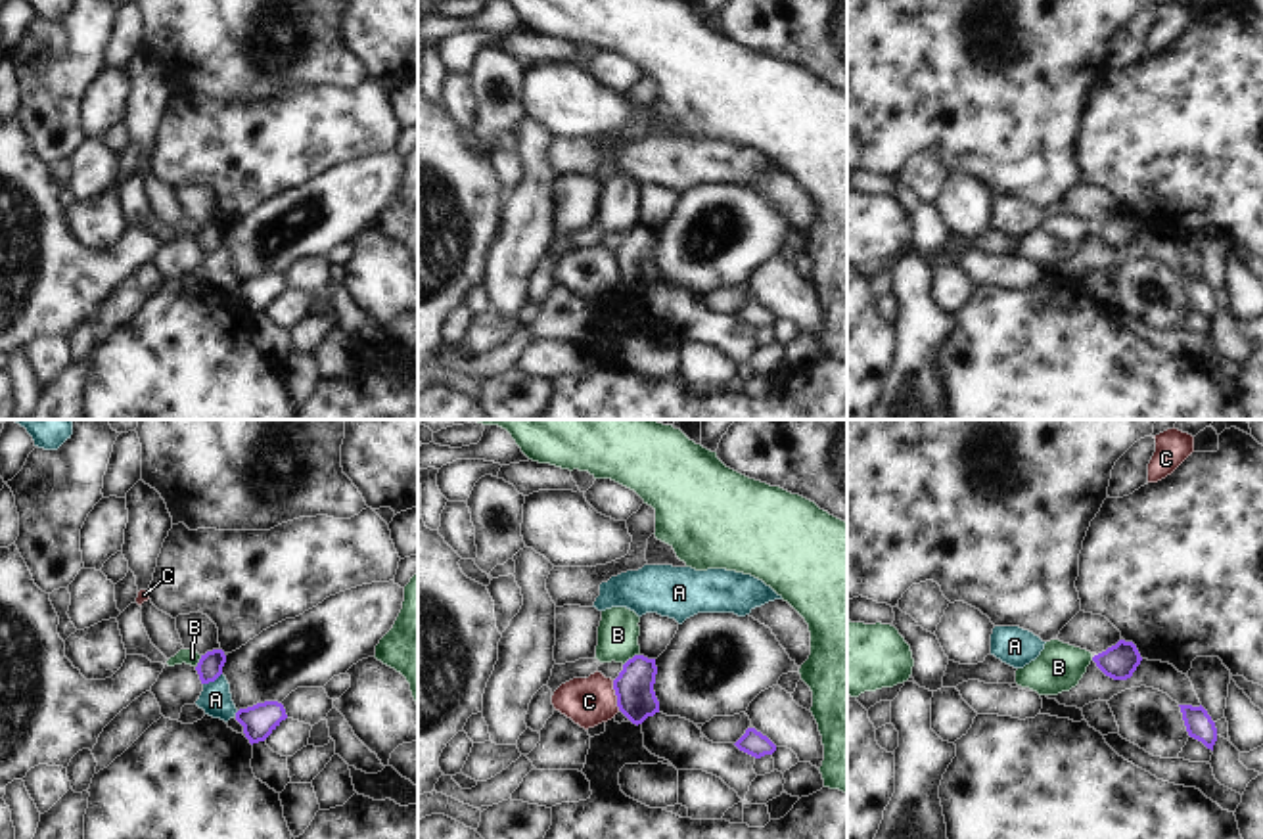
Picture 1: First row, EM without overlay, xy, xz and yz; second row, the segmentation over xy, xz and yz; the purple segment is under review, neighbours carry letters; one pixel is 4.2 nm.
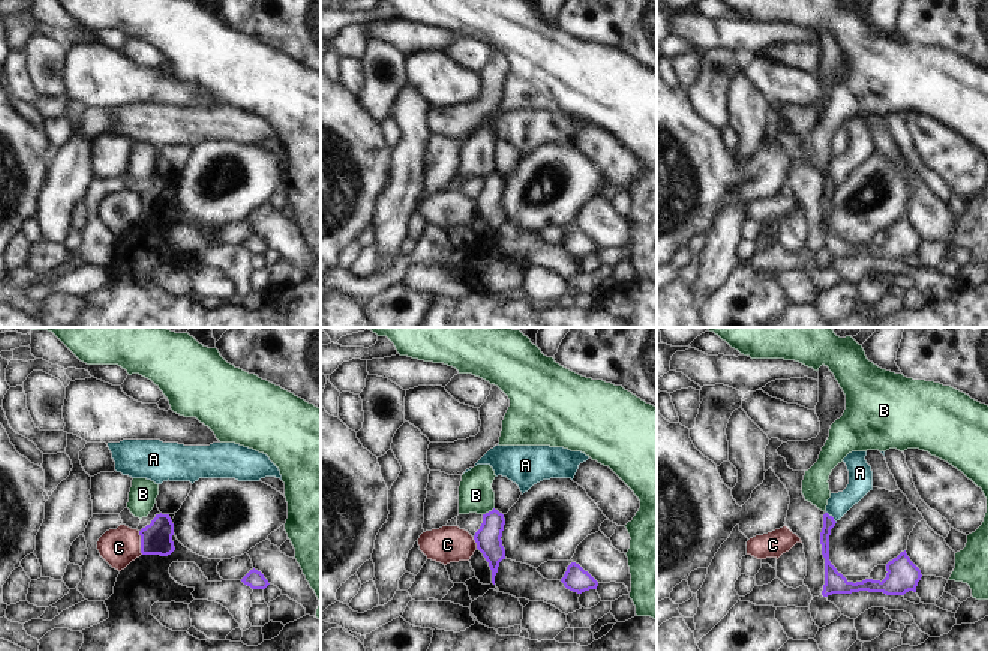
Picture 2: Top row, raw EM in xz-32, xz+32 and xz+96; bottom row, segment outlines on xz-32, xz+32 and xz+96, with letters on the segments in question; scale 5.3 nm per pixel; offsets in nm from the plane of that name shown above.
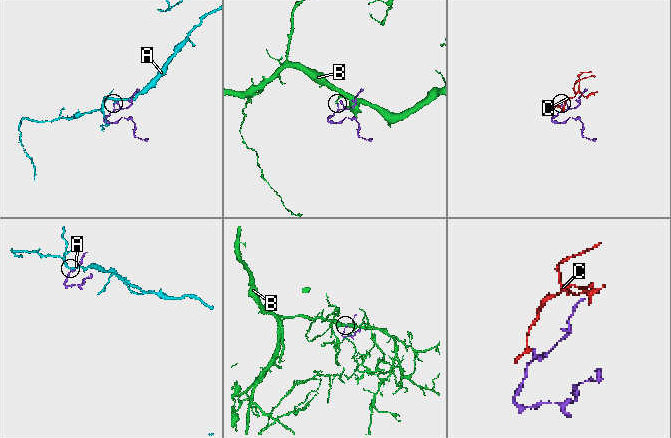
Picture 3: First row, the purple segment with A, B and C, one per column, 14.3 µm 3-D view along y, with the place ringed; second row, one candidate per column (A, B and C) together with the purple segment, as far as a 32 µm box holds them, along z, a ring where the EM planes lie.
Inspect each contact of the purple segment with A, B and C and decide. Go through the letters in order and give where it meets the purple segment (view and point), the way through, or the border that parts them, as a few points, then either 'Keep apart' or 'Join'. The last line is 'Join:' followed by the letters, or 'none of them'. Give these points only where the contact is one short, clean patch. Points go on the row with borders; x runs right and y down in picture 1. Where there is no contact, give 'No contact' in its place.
A: Touches purple at xy (211, 680). Boundary: xy (221, 673), (204, 684). Keep apart
B: Touches purple at xz (633, 657). Keep apart
C: Touches purple at xz (616, 694). Boundary: xz (612, 680), (620, 709). Keep apart
Join: none of them

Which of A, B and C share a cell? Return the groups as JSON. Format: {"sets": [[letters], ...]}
{"sets": [["A"], ["B"], ["C"]]}

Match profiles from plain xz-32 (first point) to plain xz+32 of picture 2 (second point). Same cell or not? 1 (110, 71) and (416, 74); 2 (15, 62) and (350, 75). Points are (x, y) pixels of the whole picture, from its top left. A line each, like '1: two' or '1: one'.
1: one
2: one

